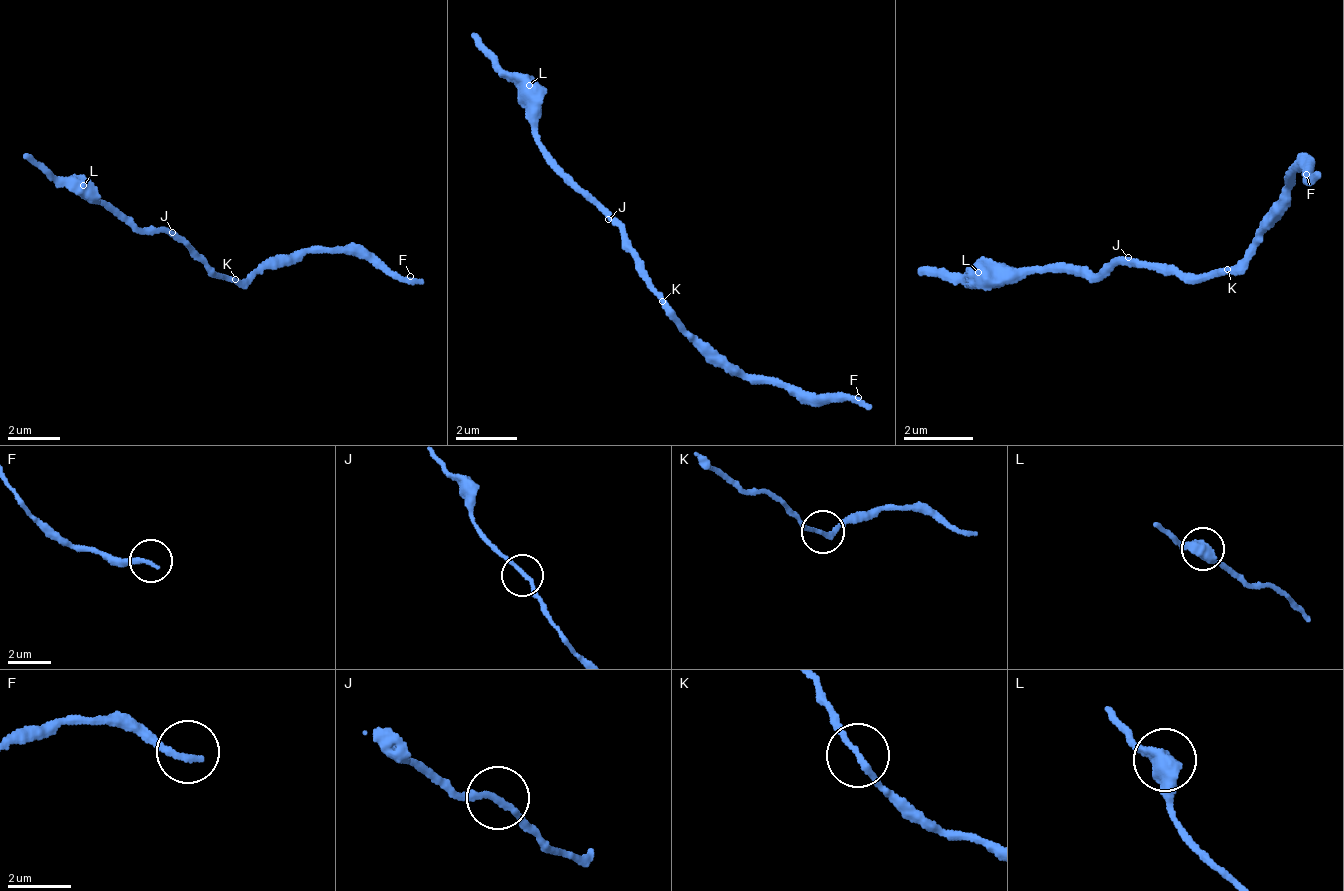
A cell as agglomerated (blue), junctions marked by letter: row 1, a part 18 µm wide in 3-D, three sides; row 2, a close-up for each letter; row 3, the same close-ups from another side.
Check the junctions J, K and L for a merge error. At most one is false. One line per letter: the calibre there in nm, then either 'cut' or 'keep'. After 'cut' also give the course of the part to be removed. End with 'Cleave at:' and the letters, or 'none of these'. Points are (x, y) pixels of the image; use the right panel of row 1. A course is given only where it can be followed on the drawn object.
J: 190 nm | keep
K: 190 nm | keep
L: 550 nm | keep
Cleave at: none of these

